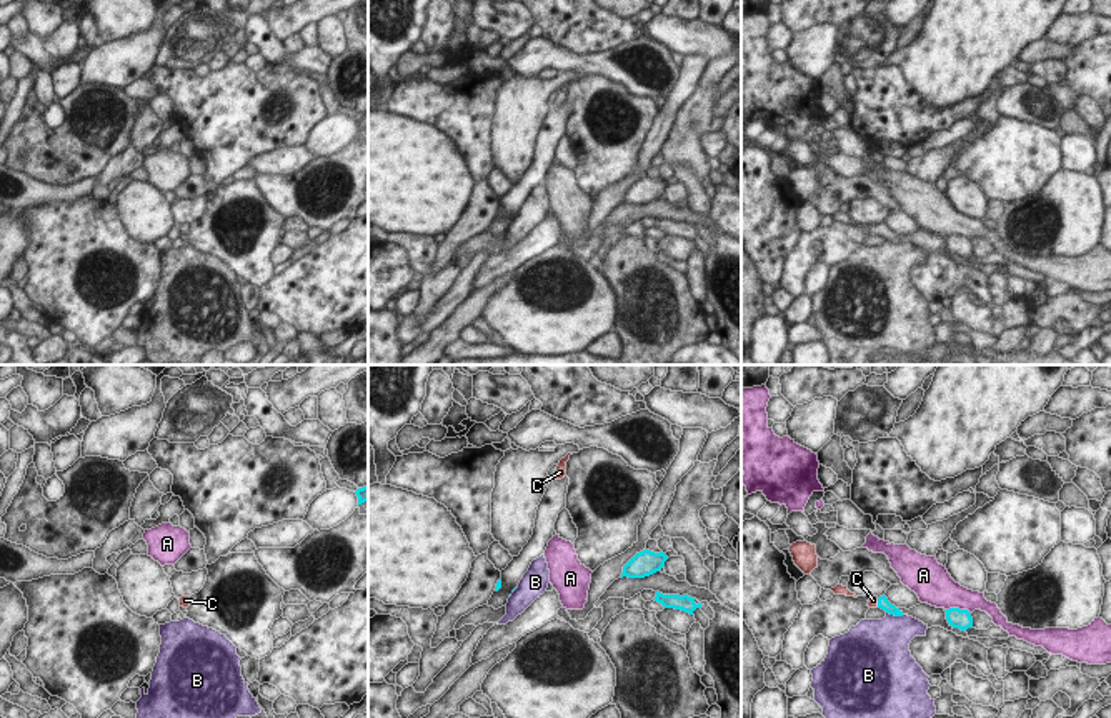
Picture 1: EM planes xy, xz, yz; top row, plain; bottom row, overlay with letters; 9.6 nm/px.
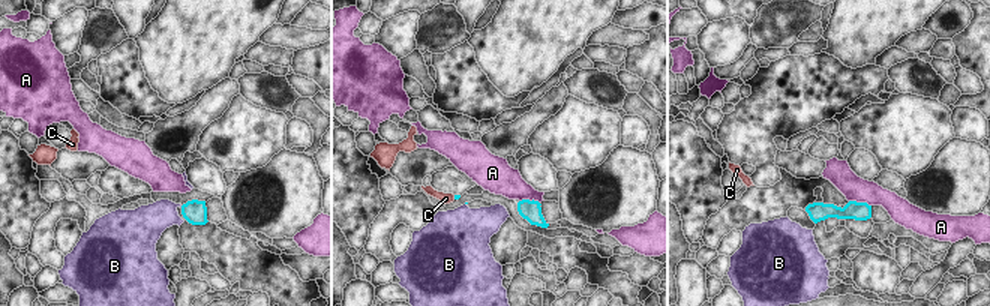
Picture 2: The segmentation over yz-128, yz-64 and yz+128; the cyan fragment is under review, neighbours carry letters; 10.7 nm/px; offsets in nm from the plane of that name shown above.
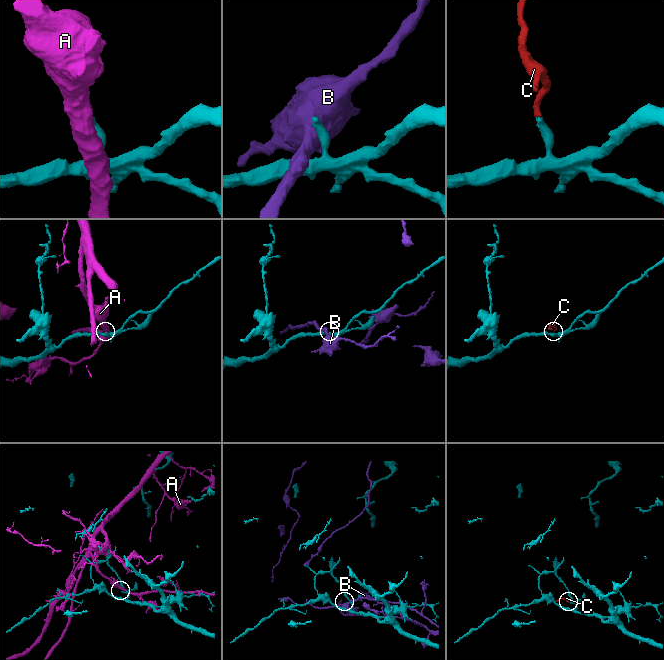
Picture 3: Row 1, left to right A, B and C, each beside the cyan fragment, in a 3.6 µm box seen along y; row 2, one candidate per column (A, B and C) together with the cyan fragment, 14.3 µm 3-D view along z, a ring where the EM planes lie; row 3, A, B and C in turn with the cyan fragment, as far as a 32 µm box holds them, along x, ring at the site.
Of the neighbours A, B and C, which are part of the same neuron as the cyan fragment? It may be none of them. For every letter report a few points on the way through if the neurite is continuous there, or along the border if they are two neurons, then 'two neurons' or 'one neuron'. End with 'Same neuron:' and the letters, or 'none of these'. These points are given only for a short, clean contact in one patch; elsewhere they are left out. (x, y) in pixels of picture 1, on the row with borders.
A: two neurons
B: two neurons
C: way yz (883, 603), (878, 603), (873, 600); one neuron
Same neuron: C

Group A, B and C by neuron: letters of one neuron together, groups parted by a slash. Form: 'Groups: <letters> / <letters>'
Groups: A / B / C

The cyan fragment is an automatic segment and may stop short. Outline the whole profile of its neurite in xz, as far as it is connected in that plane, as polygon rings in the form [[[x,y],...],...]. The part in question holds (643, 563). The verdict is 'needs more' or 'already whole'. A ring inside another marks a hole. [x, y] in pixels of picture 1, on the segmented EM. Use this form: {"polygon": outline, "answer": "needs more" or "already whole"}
{"polygon": [[[643,550],[640,553],[636,553],[625,566],[623,566],[623,576],[628,578],[645,578],[650,576],[656,571],[660,571],[665,566],[665,561],[668,560],[668,556],[660,551],[650,551],[650,550]]], "answer": "already whole"}

